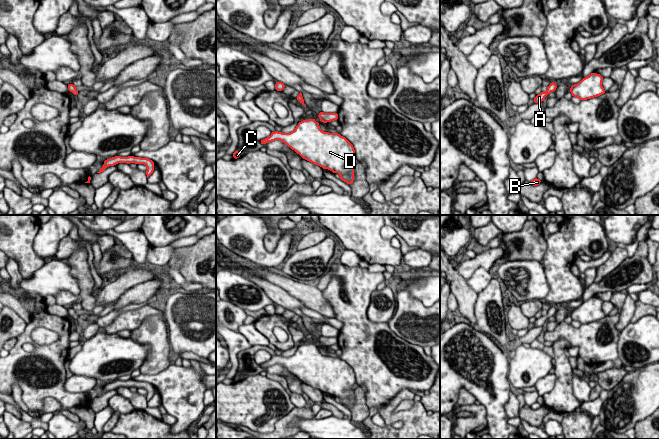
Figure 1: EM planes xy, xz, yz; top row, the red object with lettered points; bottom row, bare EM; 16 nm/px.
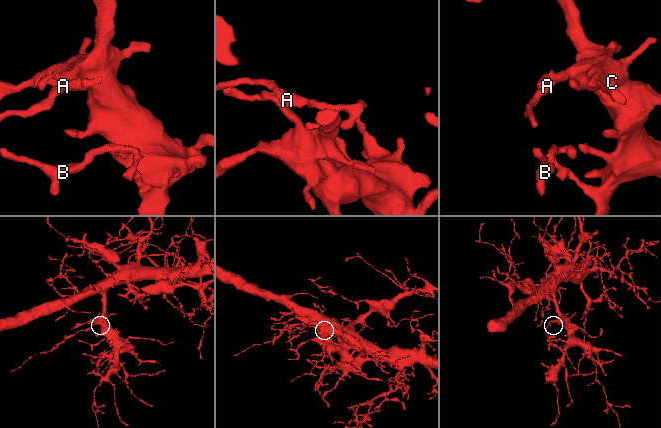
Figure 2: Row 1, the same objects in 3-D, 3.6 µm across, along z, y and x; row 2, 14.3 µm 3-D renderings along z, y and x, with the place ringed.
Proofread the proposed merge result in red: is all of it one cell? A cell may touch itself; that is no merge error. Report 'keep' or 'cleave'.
keep

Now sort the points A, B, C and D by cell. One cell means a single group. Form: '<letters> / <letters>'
A B C D

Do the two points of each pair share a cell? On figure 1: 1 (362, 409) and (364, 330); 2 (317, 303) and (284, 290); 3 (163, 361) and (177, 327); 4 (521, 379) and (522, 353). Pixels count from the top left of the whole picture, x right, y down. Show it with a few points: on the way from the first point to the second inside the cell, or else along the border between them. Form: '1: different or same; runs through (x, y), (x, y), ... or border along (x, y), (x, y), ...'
1: different; border along (365, 395), (365, 403), (369, 407)
2: same; runs through (309, 296), (292, 295)
3: different; border along (165, 321), (170, 354), (173, 358)
4: same; runs through (522, 373), (522, 359)

